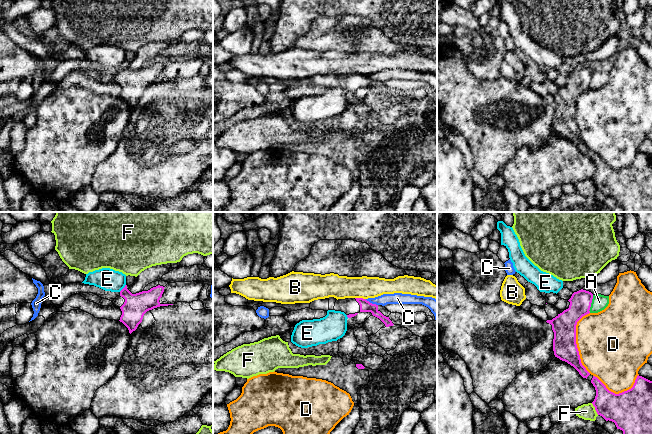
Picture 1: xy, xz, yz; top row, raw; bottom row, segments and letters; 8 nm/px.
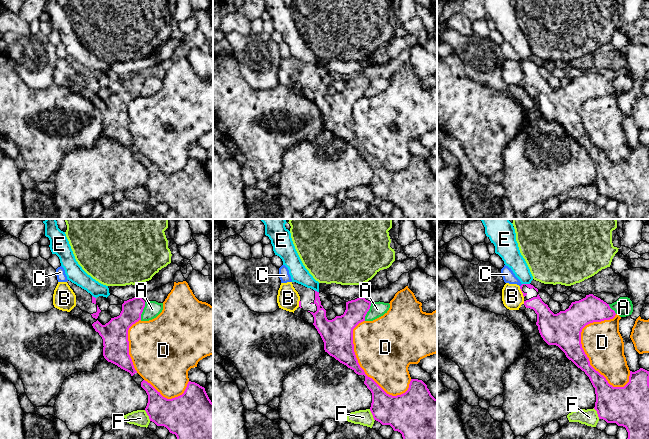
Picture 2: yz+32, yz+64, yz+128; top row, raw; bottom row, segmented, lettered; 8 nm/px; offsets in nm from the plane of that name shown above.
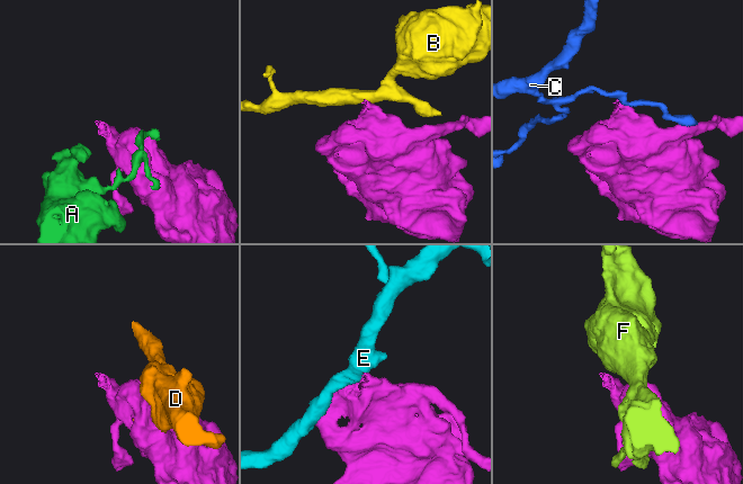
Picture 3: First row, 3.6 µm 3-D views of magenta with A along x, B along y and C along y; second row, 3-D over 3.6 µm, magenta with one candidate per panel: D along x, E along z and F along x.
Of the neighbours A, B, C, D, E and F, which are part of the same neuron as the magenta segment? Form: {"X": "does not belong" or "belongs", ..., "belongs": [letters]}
{"A": "does not belong", "B": "does not belong", "C": "does not belong", "D": "does not belong", "E": "does not belong", "F": "does not belong", "belongs": []}

